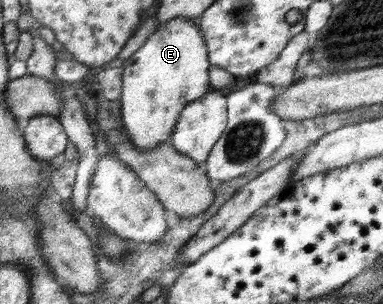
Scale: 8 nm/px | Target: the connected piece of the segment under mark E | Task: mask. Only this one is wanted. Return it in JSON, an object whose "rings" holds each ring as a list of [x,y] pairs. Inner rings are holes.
{"rings":[[[177,16],[156,29],[142,48],[123,65],[121,116],[123,127],[136,148],[147,152],[161,142],[167,142],[177,126],[185,106],[202,99],[208,86],[208,58],[206,40],[196,19]]]}

